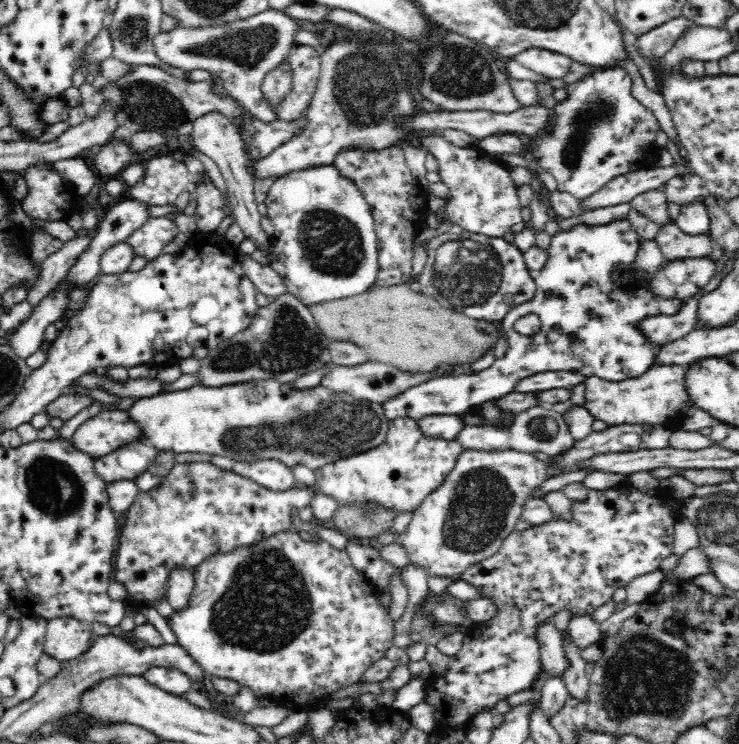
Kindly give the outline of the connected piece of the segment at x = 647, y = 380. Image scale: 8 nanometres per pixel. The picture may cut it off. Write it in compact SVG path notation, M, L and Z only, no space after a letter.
M652 365L643 375L608 382L598 377L587 377L585 382L584 406L596 420L606 422L607 426L616 424L663 424L678 430L676 422L682 412L692 408L692 402L685 385L685 365Z

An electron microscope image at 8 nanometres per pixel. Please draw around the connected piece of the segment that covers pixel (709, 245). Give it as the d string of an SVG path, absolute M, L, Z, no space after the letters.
M674 222L661 225L655 241L668 261L709 256L715 244L708 234L688 235Z

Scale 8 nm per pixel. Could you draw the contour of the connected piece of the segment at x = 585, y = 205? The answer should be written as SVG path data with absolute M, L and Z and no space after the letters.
M648 166L638 171L616 176L595 194L580 201L580 207L584 210L596 210L596 208L624 204L624 202L632 201L638 194L662 188L670 178L674 179L677 174L692 172L692 168L684 166Z

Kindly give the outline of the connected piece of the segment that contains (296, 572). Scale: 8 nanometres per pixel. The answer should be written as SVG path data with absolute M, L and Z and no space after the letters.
M293 529L280 532L268 540L262 540L258 546L252 548L240 548L236 552L210 556L204 563L196 568L193 574L195 588L189 599L187 608L175 611L169 620L170 628L176 635L180 645L188 655L204 670L204 673L212 677L234 680L241 687L246 686L260 698L271 696L286 696L286 698L298 698L302 694L306 696L324 696L334 694L348 685L358 683L365 671L378 660L385 658L386 650L392 646L394 638L394 621L386 611L386 608L378 602L378 592L366 580L363 574L358 573L345 550L337 550L330 543L322 541L304 542L298 532Z

